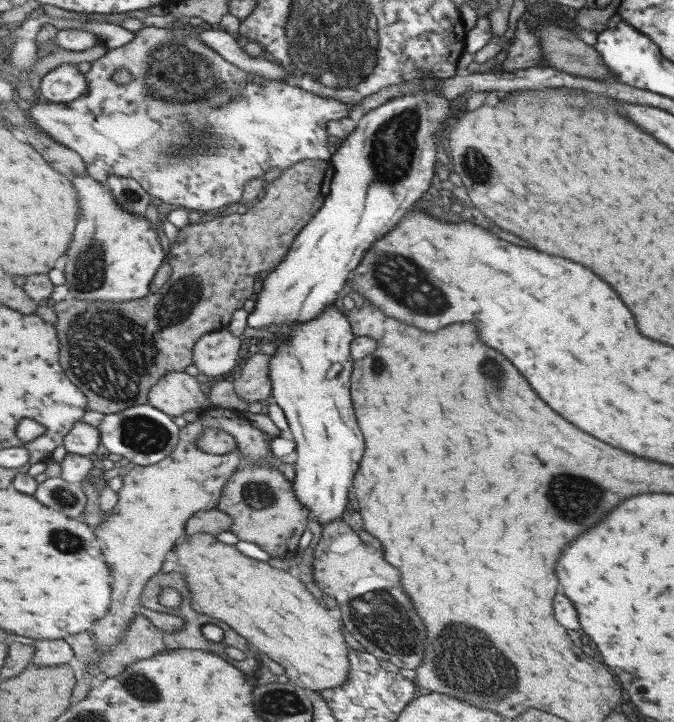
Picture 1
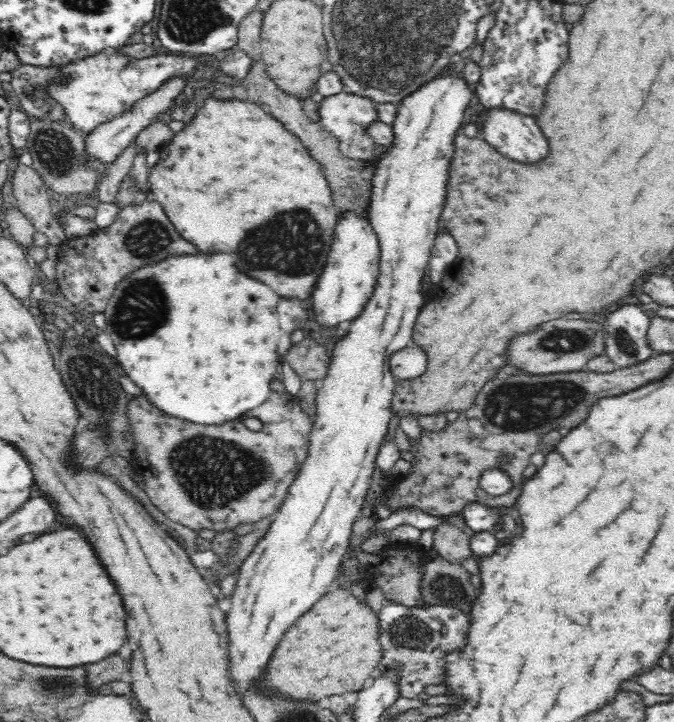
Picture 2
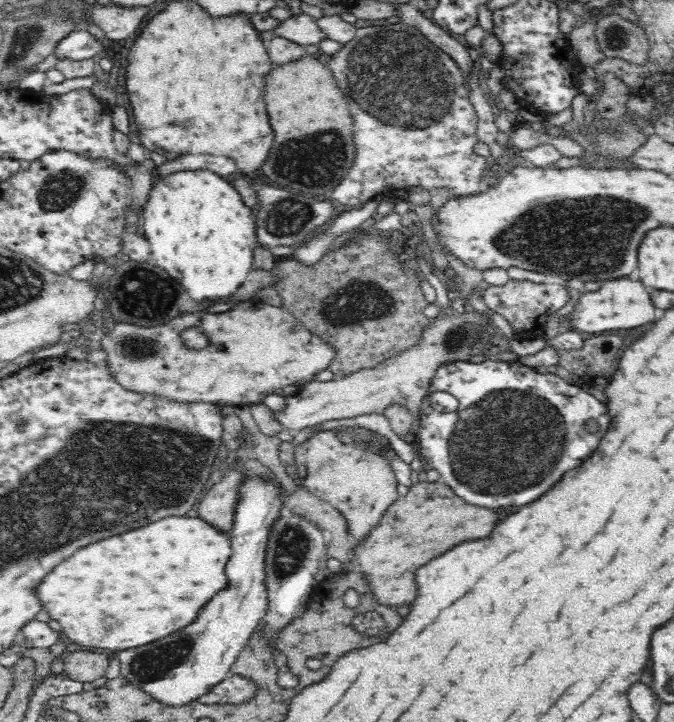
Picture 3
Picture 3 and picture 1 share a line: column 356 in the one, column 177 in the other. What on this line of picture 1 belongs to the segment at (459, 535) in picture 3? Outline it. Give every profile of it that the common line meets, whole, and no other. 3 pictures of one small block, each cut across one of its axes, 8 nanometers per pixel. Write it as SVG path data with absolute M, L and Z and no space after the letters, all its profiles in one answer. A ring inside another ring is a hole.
M209 533L184 536L171 557L186 576L192 607L201 614L225 620L284 667L290 681L315 692L346 683L351 663L350 648L341 630L343 622L329 616L295 571L269 566L267 561L251 558Z

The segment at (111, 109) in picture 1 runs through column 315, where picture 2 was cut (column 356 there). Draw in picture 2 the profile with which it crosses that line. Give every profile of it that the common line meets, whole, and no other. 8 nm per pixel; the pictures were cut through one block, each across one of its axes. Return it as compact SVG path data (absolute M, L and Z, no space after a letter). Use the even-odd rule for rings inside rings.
M343 90L338 94L324 97L319 102L318 112L321 125L338 139L338 149L345 157L373 161L376 156L376 143L368 134L367 128L379 120L376 102L369 96L360 96Z

